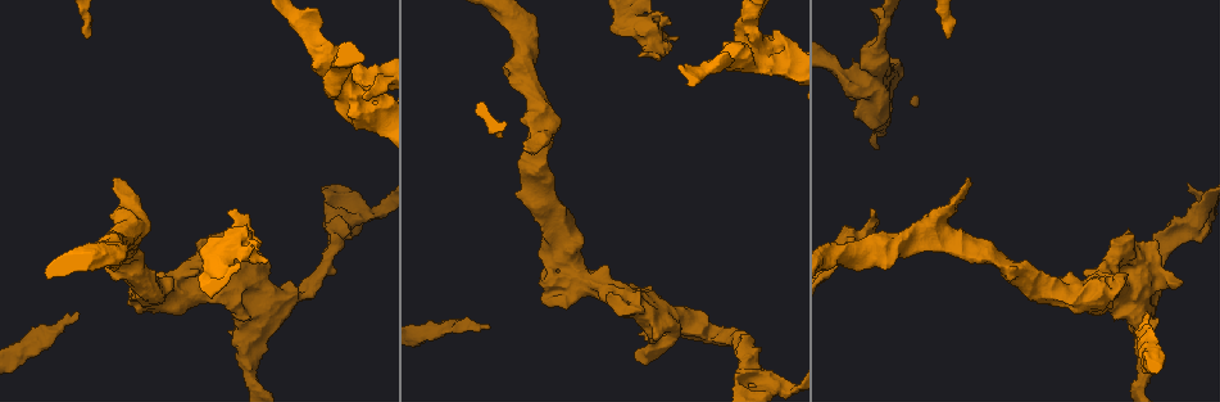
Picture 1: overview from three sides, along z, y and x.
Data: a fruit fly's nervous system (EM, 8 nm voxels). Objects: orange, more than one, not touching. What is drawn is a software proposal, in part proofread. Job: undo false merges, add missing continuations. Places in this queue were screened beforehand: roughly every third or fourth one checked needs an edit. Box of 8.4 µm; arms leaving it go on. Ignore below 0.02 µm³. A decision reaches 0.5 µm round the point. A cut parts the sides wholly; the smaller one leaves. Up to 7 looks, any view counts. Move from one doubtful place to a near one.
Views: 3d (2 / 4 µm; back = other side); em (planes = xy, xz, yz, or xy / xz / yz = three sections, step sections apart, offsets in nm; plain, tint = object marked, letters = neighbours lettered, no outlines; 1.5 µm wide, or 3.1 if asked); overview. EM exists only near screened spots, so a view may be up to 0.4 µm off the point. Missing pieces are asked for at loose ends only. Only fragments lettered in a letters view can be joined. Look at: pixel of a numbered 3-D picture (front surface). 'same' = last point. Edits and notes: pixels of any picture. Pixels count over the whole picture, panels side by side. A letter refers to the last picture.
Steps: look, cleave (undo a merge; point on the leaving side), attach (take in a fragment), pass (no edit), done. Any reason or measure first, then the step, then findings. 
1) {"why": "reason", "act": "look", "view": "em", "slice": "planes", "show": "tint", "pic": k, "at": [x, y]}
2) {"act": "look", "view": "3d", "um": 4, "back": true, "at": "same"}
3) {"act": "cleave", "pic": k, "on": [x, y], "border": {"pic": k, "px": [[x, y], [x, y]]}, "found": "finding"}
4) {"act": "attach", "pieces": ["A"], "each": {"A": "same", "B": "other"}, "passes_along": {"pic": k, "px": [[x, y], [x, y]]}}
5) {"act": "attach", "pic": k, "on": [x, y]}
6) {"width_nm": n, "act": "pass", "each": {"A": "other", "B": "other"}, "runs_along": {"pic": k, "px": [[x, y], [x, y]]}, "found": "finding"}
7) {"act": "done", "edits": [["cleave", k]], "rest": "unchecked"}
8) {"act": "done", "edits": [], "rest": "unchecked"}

{"why": "calibre changes", "act": "look", "view": "em", "slice": "planes", "show": "plain", "pic": 1, "at": [245, 350]}

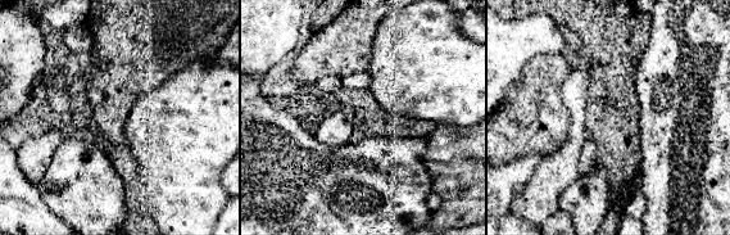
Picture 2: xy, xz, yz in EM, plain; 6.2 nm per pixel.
{"act": "look", "view": "em", "slice": "planes", "show": "letters", "at": "same"}

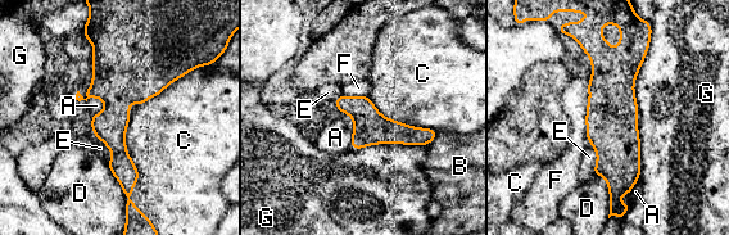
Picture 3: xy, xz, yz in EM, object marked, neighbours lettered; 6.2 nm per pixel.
{"act": "pass", "each": {"A": "other", "B": "other", "C": "other", "D": "other", "E": "other", "F": "other", "G": "other"}, "runs_along": {"pic": 3, "px": [[603, 44], [612, 68], [616, 198]]}, "found": "one cell here"}

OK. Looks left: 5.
{"why": "branch point", "act": "look", "view": "em", "slice": "xz", "step": 4, "show": "tint", "pic": 1, "at": [229, 247]}

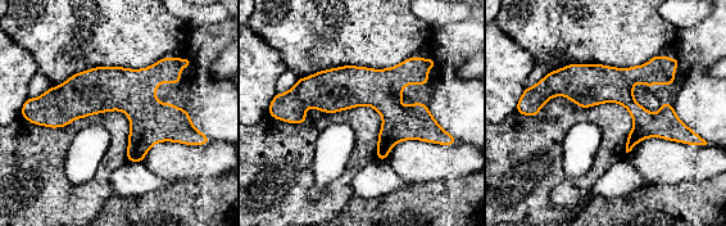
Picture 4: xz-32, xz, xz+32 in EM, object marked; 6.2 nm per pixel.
{"why": "another direction", "act": "look", "view": "em", "slice": "planes", "show": "letters", "at": "same"}

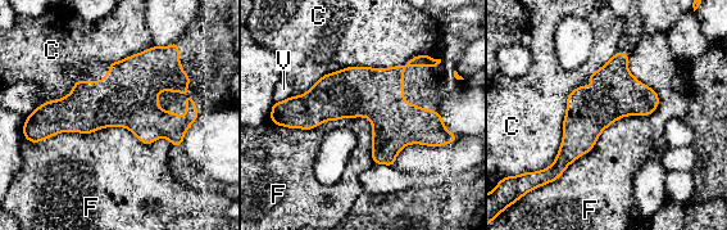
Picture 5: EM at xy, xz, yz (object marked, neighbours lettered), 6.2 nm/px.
{"width_nm": 320, "act": "pass", "each": {"C": "other", "F": "other", "V": "other"}, "runs_along": {"pic": 5, "px": [[287, 112], [380, 104], [440, 125]]}, "found": "continuous, no second cell"}

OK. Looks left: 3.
{"why": "an open end", "act": "look", "view": "3d", "um": 2, "pic": 1, "at": [114, 180]}

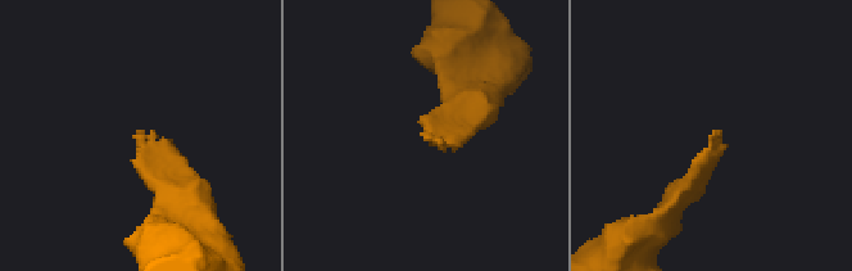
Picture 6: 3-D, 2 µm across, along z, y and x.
{"why": "shape alone is not enough", "act": "look", "view": "em", "slice": "planes", "show": "plain", "pic": 6, "at": [420, 134]}

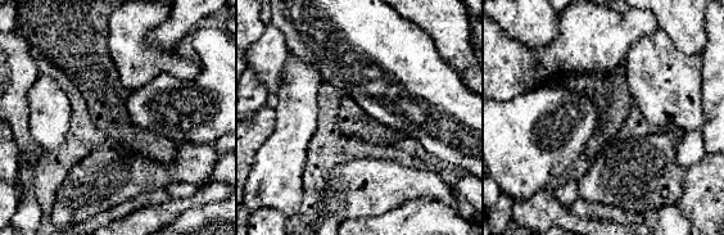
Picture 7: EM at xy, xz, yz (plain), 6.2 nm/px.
{"act": "look", "view": "em", "slice": "planes", "show": "letters", "at": "same"}

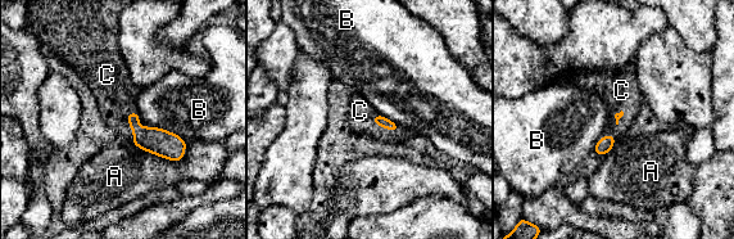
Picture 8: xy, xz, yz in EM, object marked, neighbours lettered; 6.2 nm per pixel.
{"act": "attach", "pieces": ["C"], "each": {"A": "other", "B": "other", "C": "same"}, "found": "the cell continues"}

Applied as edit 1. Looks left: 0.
{"act": "done", "edits": [["attach", 8]], "rest": "unchecked"}

